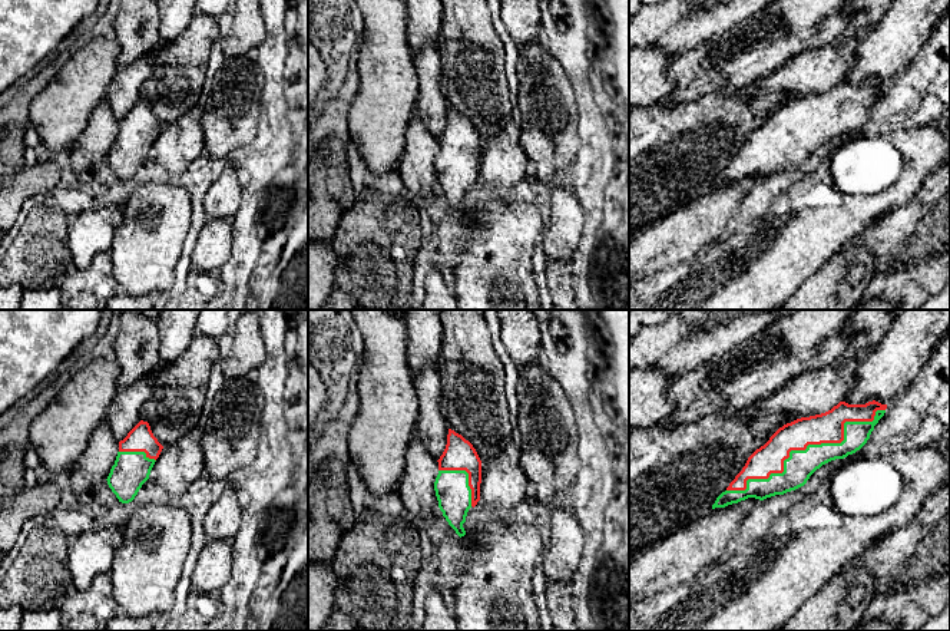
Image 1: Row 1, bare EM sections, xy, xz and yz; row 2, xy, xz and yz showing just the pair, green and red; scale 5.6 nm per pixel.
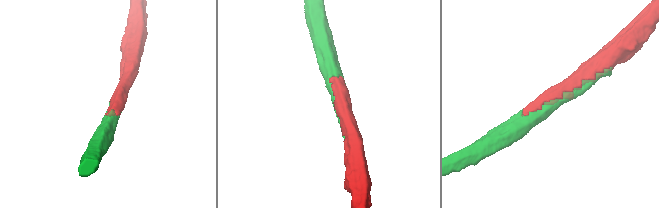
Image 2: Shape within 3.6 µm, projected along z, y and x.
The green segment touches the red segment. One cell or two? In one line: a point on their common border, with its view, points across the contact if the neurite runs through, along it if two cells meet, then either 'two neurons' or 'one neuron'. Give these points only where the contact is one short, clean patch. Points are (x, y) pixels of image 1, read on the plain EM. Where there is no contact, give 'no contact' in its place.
contact yz (807, 126); one neuron

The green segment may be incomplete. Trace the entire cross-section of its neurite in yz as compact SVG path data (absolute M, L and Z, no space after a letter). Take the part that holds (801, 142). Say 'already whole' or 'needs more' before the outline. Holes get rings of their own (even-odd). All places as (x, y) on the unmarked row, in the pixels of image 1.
needs more | M875 79L865 83L840 80L825 92L784 103L748 136L712 188L748 176L764 179L804 165L822 143L860 129L886 87L887 83Z

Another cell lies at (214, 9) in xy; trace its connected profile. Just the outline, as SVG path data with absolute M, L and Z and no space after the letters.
M198 0L198 11L219 19L228 6L228 0Z

